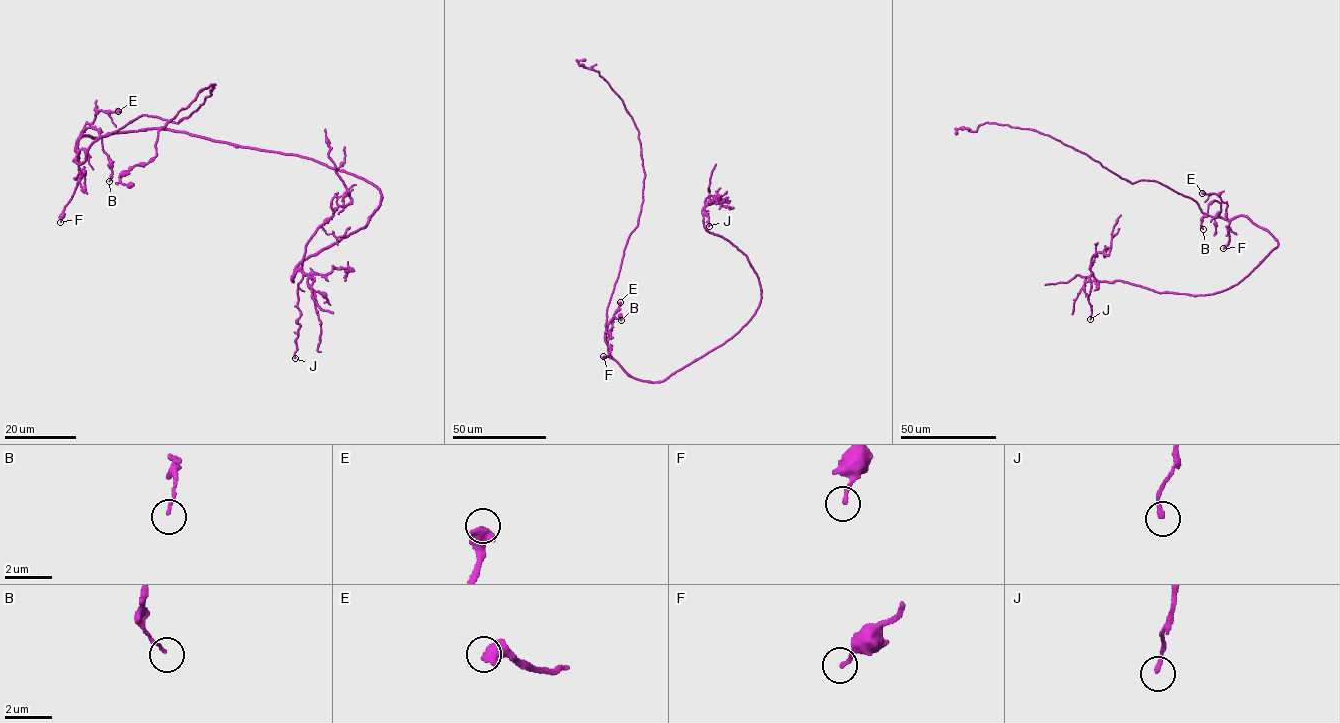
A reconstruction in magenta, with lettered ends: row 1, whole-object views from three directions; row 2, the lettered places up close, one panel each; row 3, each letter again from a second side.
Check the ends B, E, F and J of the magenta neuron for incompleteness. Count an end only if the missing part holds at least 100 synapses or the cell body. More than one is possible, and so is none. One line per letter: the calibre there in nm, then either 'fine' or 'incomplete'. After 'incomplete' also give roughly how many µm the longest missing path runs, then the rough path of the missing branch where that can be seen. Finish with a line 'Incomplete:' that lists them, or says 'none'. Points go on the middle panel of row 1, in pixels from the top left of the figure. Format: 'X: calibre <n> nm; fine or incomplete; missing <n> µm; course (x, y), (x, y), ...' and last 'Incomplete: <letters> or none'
B: calibre 90 nm; fine
E: calibre 600 nm; fine
F: calibre 160 nm; fine
J: calibre 180 nm; fine
Incomplete: none

